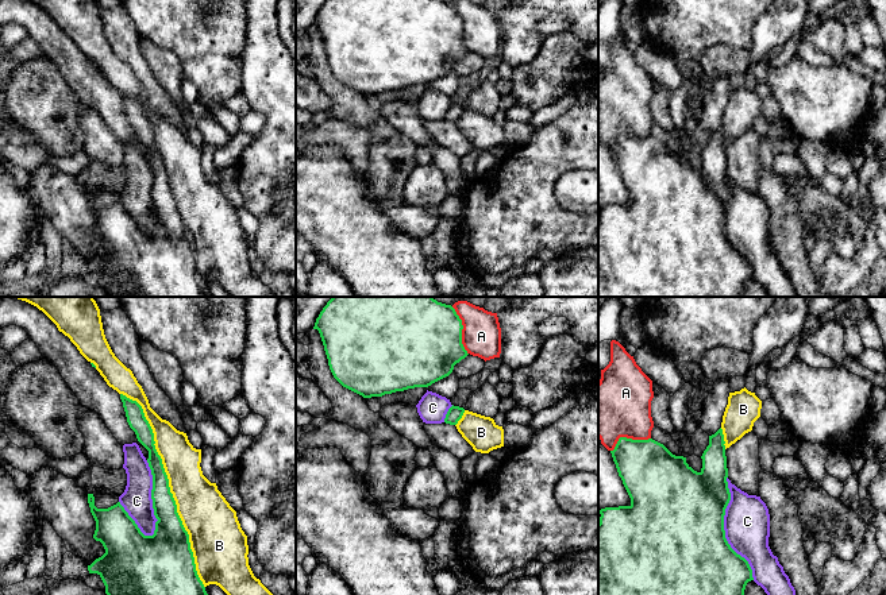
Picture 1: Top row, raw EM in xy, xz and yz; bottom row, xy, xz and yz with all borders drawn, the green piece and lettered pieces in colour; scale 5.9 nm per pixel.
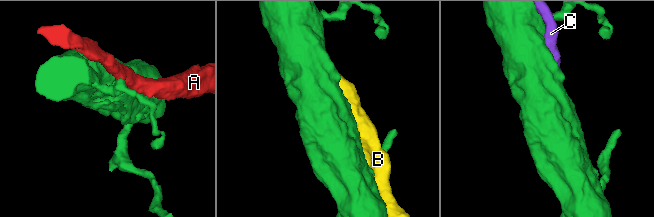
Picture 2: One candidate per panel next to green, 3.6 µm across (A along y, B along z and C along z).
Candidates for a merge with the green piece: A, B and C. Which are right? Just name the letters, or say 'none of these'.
none of these

